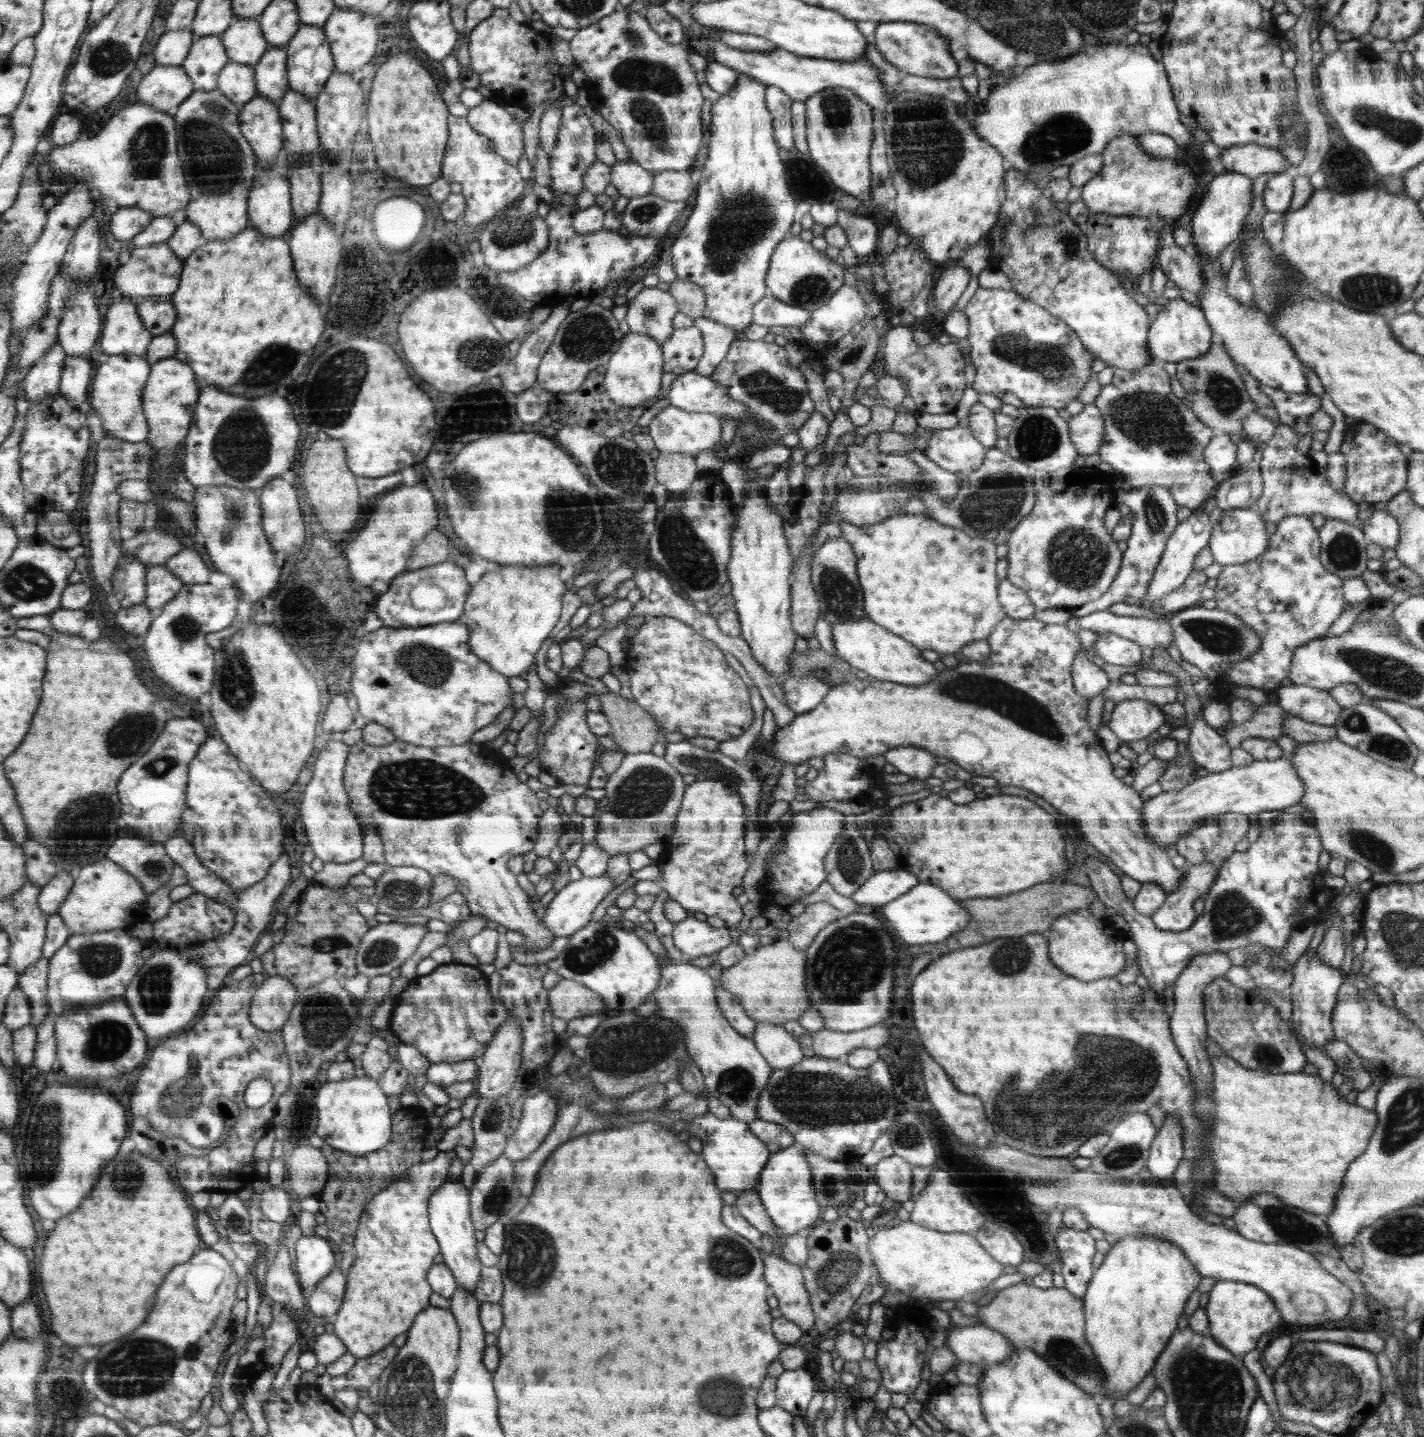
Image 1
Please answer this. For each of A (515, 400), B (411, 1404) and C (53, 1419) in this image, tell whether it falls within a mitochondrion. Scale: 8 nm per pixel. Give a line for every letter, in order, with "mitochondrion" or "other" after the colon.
A: other
B: mitochondrion
C: mitochondrion

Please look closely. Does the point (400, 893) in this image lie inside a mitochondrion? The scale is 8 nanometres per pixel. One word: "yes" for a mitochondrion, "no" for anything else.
yes

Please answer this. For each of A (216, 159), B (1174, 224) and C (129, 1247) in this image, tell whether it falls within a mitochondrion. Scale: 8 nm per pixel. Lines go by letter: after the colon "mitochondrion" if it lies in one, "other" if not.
A: mitochondrion
B: other
C: other

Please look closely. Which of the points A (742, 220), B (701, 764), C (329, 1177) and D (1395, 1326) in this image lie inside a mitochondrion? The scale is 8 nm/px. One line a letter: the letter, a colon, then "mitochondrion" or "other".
A: mitochondrion
B: mitochondrion
C: other
D: other

